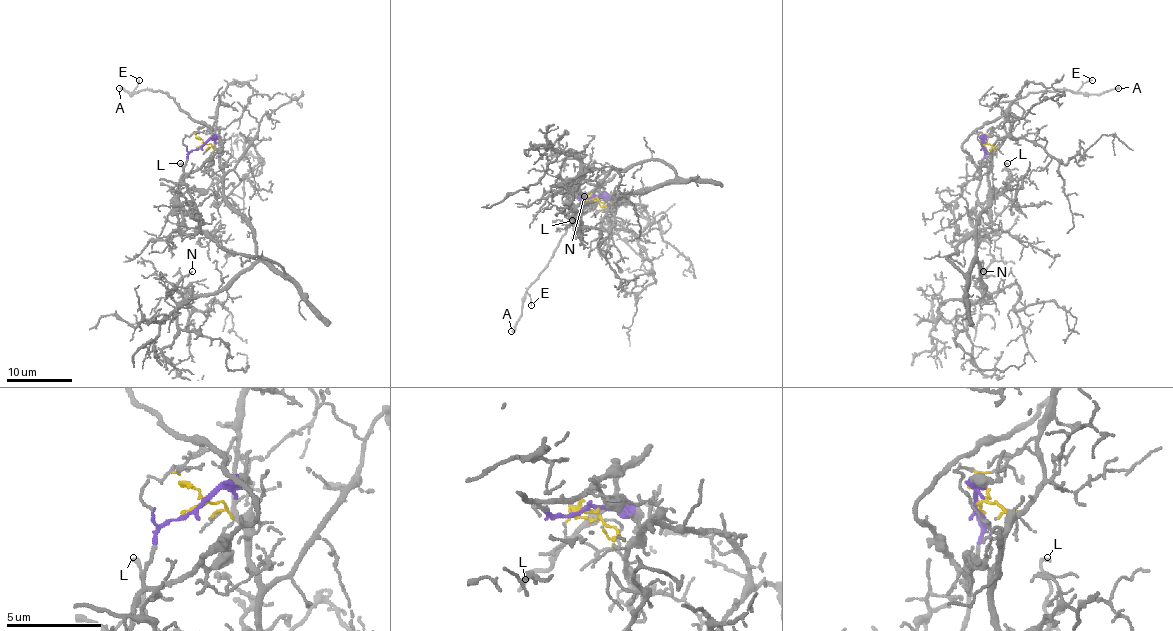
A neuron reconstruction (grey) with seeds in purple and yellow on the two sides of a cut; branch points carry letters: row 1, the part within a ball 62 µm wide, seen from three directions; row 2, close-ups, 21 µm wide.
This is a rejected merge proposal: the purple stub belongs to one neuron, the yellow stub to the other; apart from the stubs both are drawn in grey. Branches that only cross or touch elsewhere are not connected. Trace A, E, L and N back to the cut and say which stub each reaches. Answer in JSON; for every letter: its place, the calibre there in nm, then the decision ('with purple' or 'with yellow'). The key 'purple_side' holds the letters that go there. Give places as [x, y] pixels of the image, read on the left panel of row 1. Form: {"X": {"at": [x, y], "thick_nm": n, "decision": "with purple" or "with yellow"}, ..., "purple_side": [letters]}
{"A": {"at": [119, 88], "thick_nm": 240, "decision": "with purple"}, "E": {"at": [139, 80], "thick_nm": 120, "decision": "with purple"}, "L": {"at": [180, 163], "thick_nm": 160, "decision": "with purple"}, "N": {"at": [192, 271], "thick_nm": 110, "decision": "with yellow"}, "purple_side": ["A", "E", "L"]}

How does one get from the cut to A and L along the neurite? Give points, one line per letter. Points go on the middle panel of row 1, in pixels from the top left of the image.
A: (592, 197), (578, 194), (589, 194), (614, 176), (565, 231), (526, 293), (522, 316), (511, 331)
L: (592, 197), (579, 197), (570, 189), (568, 213), (565, 216), (574, 220), (571, 220)

